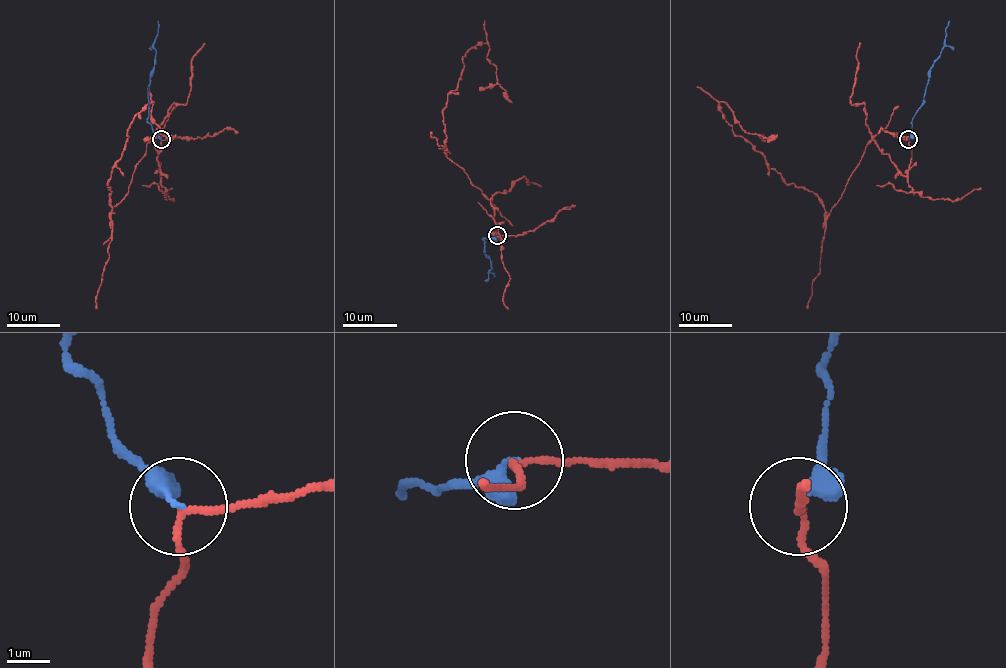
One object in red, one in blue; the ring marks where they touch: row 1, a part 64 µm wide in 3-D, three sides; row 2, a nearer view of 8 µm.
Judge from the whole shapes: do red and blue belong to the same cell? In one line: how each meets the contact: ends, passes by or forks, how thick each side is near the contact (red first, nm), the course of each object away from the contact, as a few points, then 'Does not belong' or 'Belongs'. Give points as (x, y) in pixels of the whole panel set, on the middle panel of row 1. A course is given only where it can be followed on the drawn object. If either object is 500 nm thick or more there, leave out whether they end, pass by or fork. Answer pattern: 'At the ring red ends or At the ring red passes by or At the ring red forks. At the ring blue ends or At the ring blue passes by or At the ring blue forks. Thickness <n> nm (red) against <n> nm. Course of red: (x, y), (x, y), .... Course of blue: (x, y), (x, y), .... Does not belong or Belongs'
At the ring red passes by. At the ring blue ends. Thickness 120 nm (red) against 280 nm. Course of red: (497, 235), (493, 239), (489, 199), (445, 153), (443, 112), (466, 52), (488, 44), (486, 58), (512, 103). Course of blue: (497, 235), (483, 239), (483, 252), (490, 259), (489, 271), (494, 274), (493, 277). Does not belong

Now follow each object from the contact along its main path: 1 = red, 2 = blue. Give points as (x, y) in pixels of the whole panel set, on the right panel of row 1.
1: (908, 140), (905, 176), (873, 138), (827, 214), (737, 136), (720, 102), (748, 133), (777, 134)
2: (908, 140), (912, 118), (922, 102), (932, 64), (944, 46), (949, 20)

